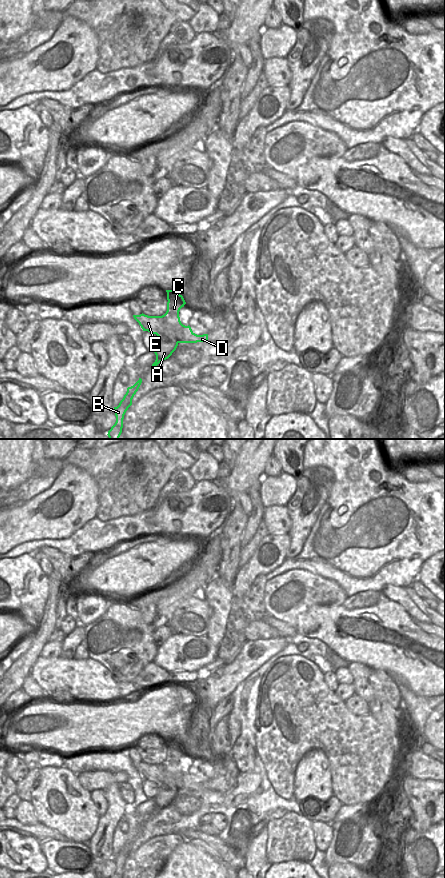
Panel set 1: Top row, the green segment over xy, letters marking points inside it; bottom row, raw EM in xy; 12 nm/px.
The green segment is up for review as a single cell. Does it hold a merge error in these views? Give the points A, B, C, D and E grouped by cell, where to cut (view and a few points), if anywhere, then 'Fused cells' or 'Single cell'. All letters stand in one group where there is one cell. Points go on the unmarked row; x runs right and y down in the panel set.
Groups: A B C / D E. Split along xy (162, 763), (168, 771), (173, 773), (180, 771). Fused cells

